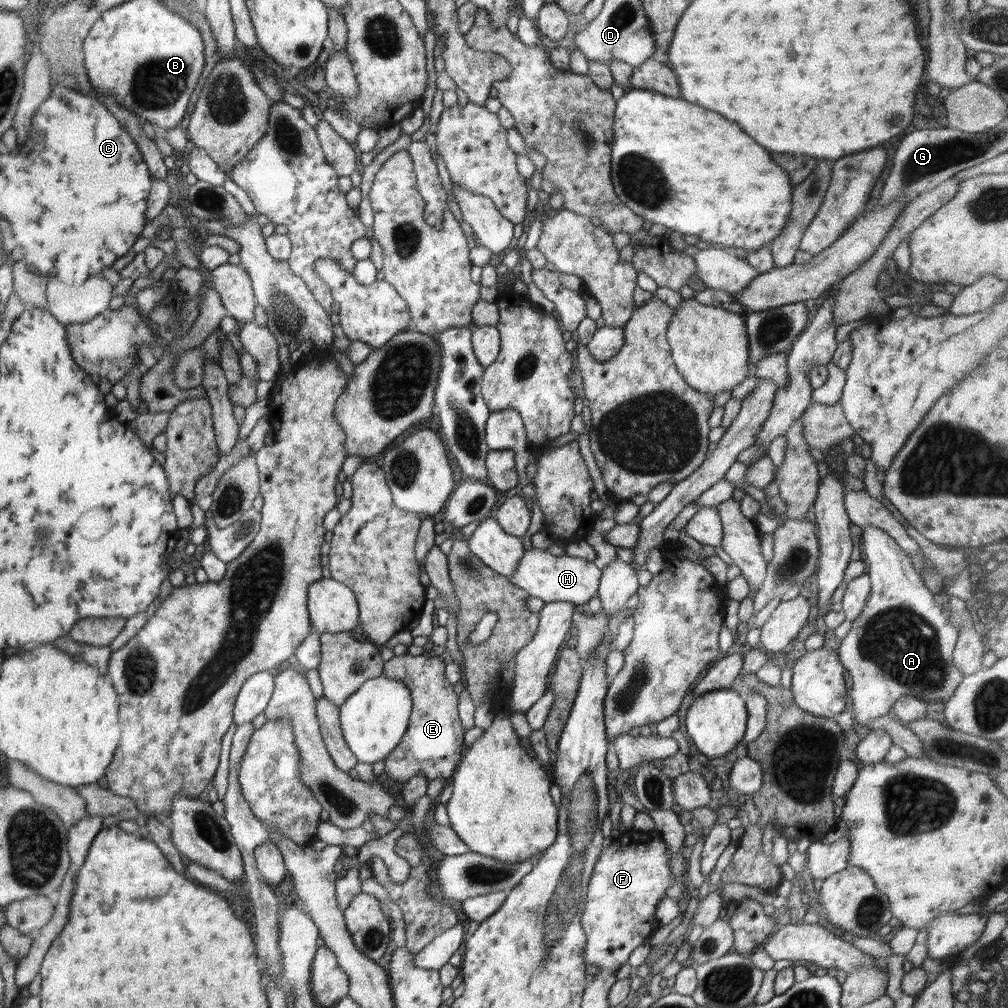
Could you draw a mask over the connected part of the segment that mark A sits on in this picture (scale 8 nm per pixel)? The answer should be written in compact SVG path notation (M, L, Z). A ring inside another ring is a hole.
M867 524L862 530L866 573L871 580L871 591L864 610L852 621L849 633L834 647L853 680L851 697L856 723L867 724L873 718L891 714L894 703L902 696L910 695L927 703L933 700L948 702L962 682L963 674L952 659L959 630L949 623L910 557L881 528Z

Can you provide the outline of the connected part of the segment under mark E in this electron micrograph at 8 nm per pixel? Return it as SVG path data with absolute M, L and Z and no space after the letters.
M399 655L386 661L383 676L403 682L411 692L412 708L408 728L398 746L384 759L384 776L398 782L410 780L418 773L428 781L444 778L449 781L460 764L466 746L458 706L458 695L445 677L446 661L424 655Z

